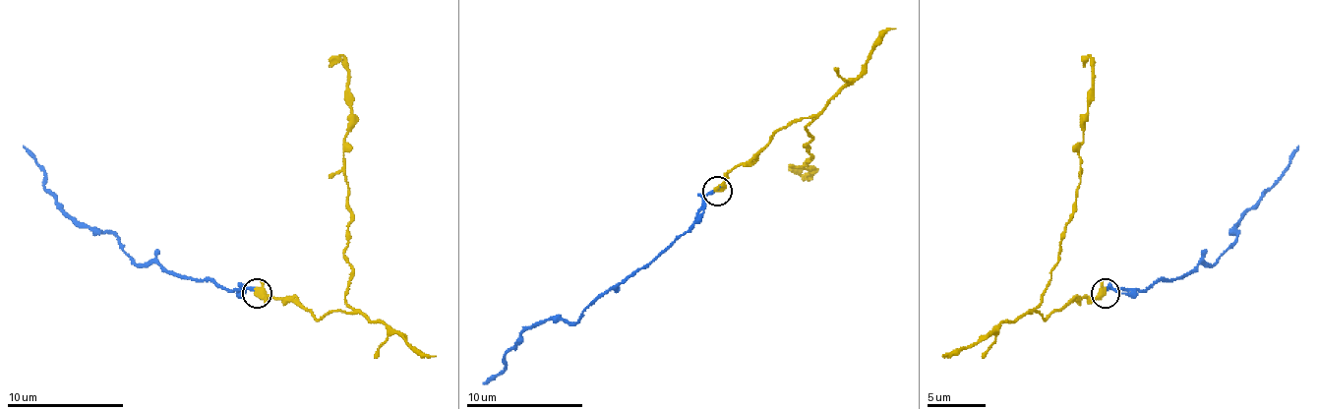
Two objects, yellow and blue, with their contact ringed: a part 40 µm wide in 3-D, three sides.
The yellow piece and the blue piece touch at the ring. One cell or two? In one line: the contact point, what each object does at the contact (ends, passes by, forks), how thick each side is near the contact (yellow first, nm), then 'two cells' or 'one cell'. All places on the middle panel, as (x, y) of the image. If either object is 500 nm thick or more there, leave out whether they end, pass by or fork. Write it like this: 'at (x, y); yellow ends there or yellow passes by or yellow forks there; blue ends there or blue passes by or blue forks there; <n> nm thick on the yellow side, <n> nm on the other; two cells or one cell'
at (717, 191); yellow passes by; blue ends there; 400 nm thick on the yellow side, 200 nm on the other; one cell

